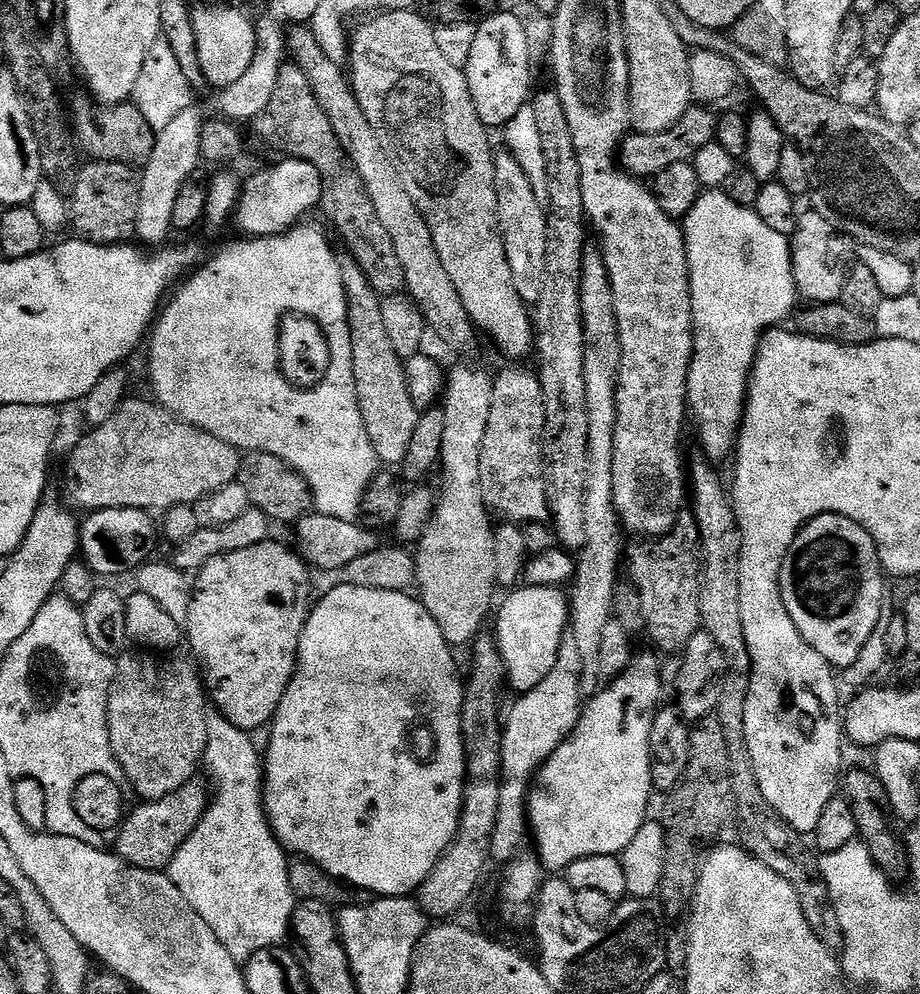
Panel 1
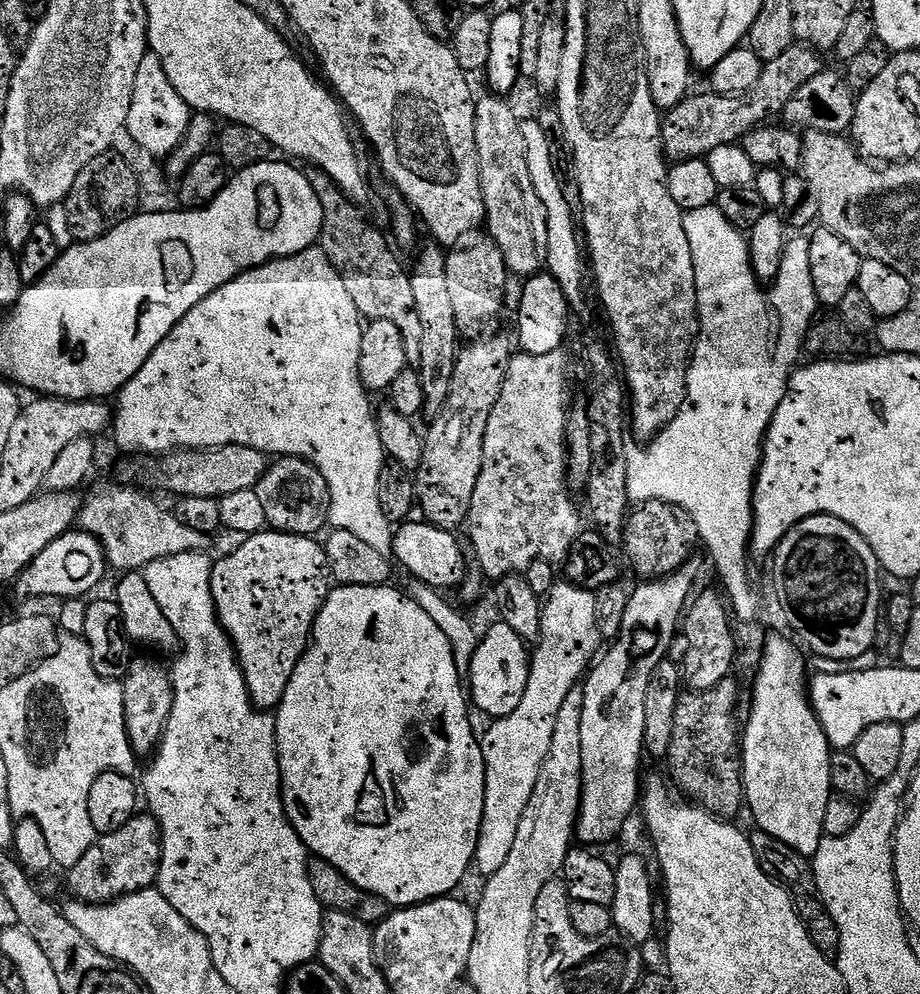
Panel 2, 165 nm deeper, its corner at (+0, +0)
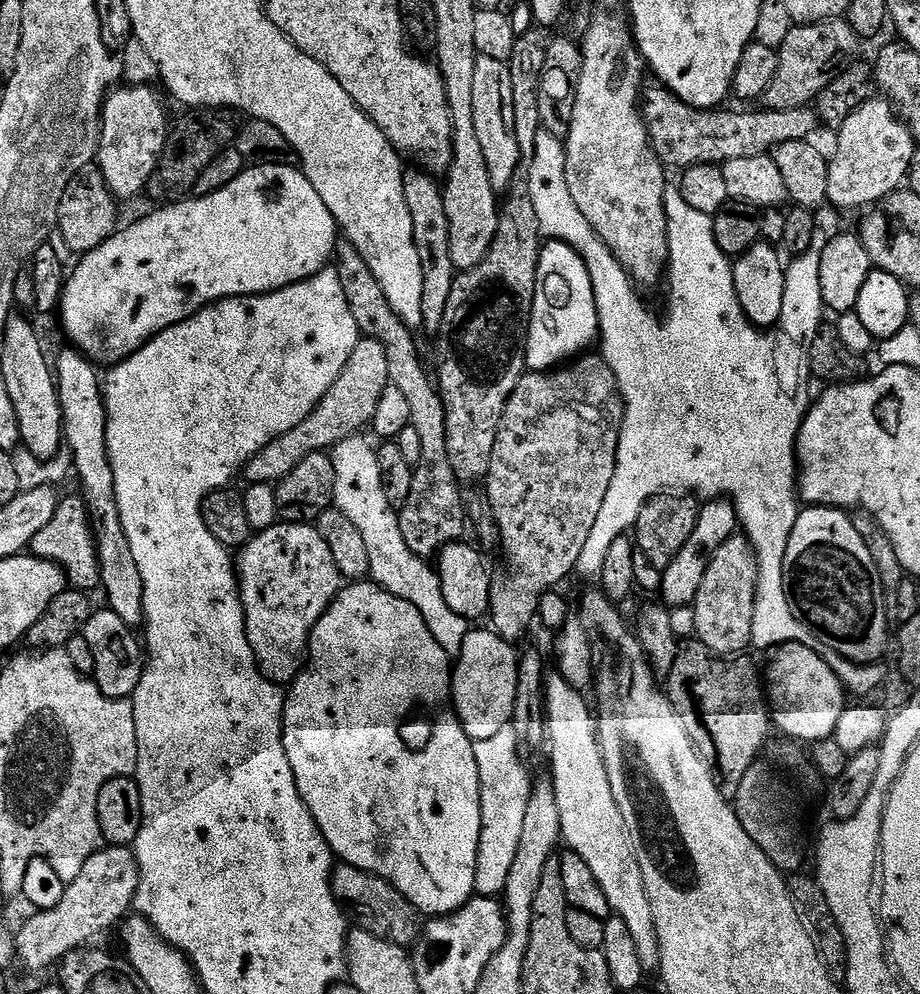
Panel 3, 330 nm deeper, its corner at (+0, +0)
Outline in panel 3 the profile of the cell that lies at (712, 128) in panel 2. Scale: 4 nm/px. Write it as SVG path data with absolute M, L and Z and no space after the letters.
M847 19L822 20L819 24L796 24L786 34L786 42L779 48L780 62L770 90L762 98L771 110L794 110L809 107L838 74L861 59L862 41L856 29L849 26Z

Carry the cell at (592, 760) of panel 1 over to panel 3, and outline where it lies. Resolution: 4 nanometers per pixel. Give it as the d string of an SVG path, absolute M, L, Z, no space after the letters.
M727 497L712 498L701 505L698 522L694 526L693 534L690 534L689 541L682 546L674 562L663 569L660 596L665 605L673 608L695 603L703 575L706 574L708 560L713 557L714 550L735 535L738 529L739 516L736 507Z

